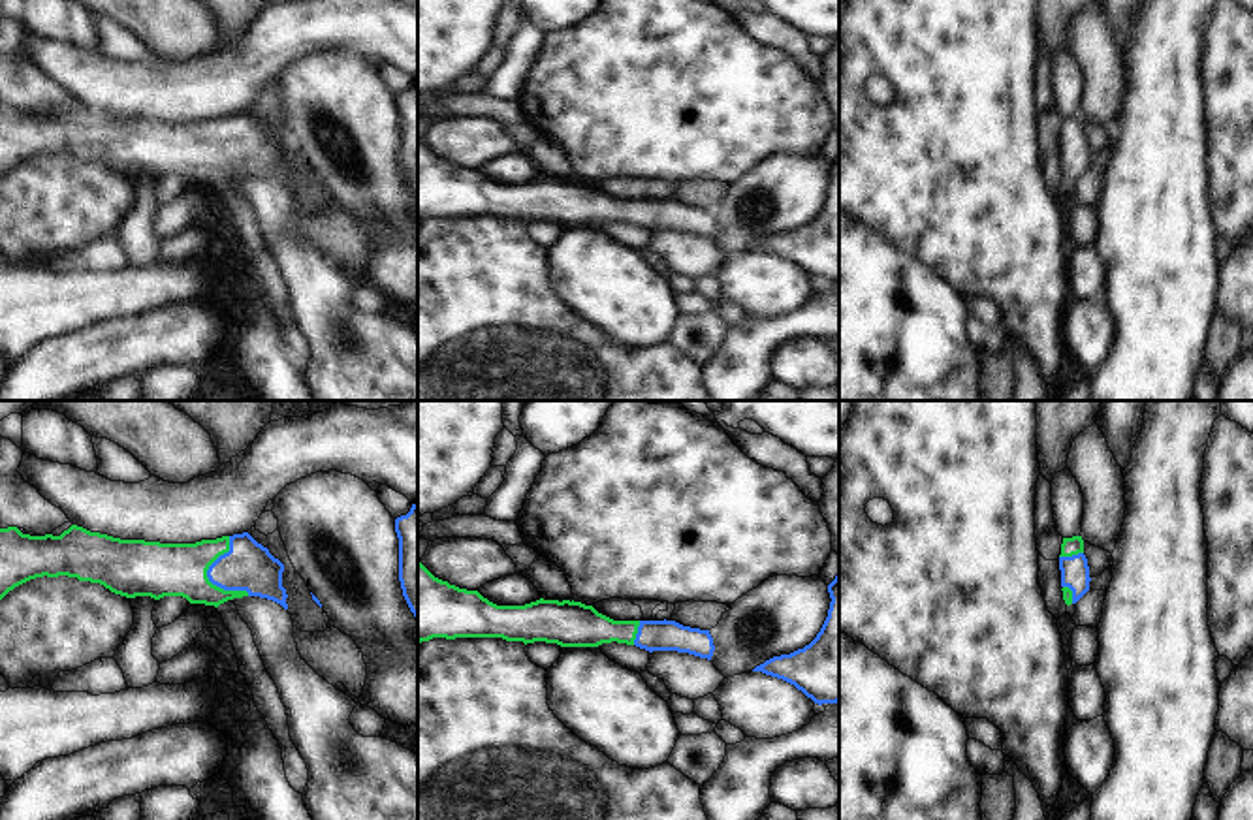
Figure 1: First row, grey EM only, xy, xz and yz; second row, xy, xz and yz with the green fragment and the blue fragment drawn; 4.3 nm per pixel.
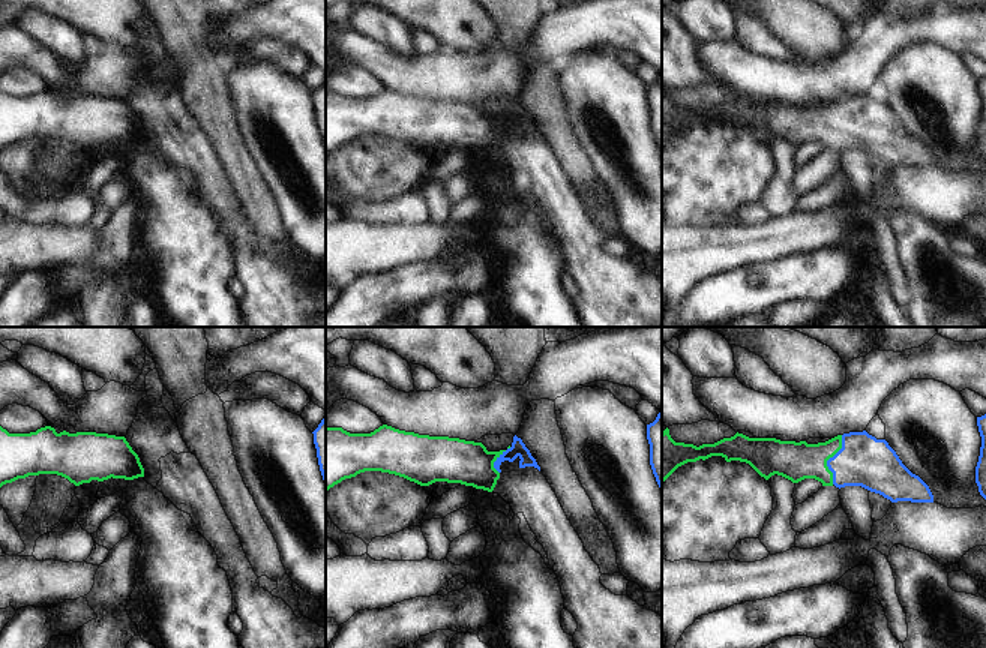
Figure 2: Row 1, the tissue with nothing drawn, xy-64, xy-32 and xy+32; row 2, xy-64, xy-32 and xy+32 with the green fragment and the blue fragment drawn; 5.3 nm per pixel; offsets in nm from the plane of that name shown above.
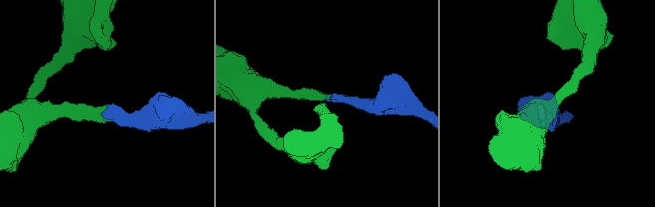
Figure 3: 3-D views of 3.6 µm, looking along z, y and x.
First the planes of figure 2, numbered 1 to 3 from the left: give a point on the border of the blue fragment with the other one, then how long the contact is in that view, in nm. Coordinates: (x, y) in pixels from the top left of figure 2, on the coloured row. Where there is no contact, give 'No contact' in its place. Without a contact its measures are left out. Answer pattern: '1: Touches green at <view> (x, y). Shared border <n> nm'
1: No contact
2: Touches green at xy-32 (496, 459). Shared border 160 nm
3: Touches green at xy+32 (829, 458). Shared border 280 nm

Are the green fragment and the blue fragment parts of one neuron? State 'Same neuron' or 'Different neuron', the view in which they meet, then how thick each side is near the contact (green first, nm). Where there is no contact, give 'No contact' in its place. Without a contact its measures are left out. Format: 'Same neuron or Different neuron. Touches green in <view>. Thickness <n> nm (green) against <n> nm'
Same neuron. Touches green in xy. Thickness 240 nm (green) against 220 nm

